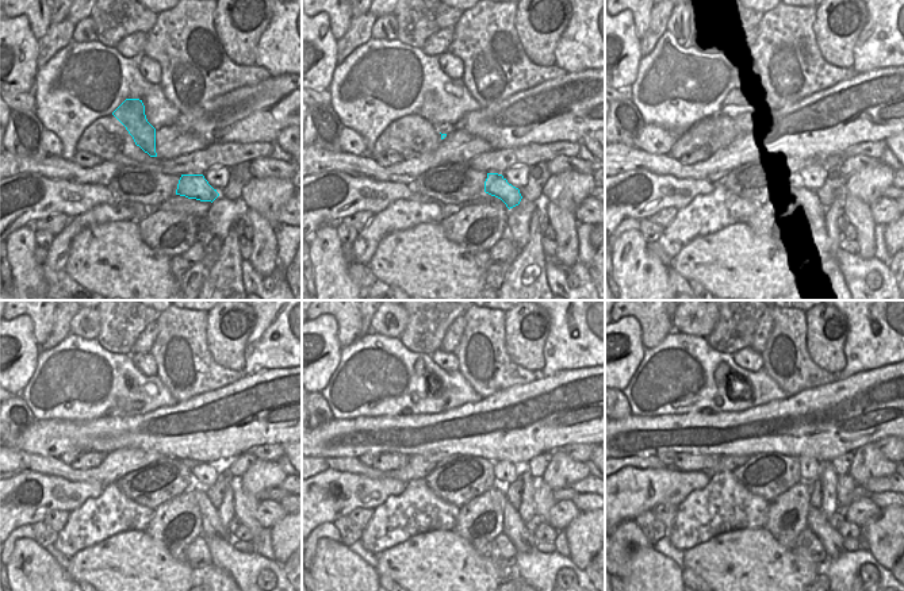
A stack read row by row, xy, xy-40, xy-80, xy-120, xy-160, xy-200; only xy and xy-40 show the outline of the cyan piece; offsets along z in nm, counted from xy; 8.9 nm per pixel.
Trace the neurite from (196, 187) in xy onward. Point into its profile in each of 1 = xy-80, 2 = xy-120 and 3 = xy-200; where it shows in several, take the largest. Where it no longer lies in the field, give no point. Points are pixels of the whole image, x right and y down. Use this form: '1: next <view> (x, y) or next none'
1: next xy-80 (808, 195)
2: next xy-120 (210, 522)
3: next xy-200 (816, 521)

